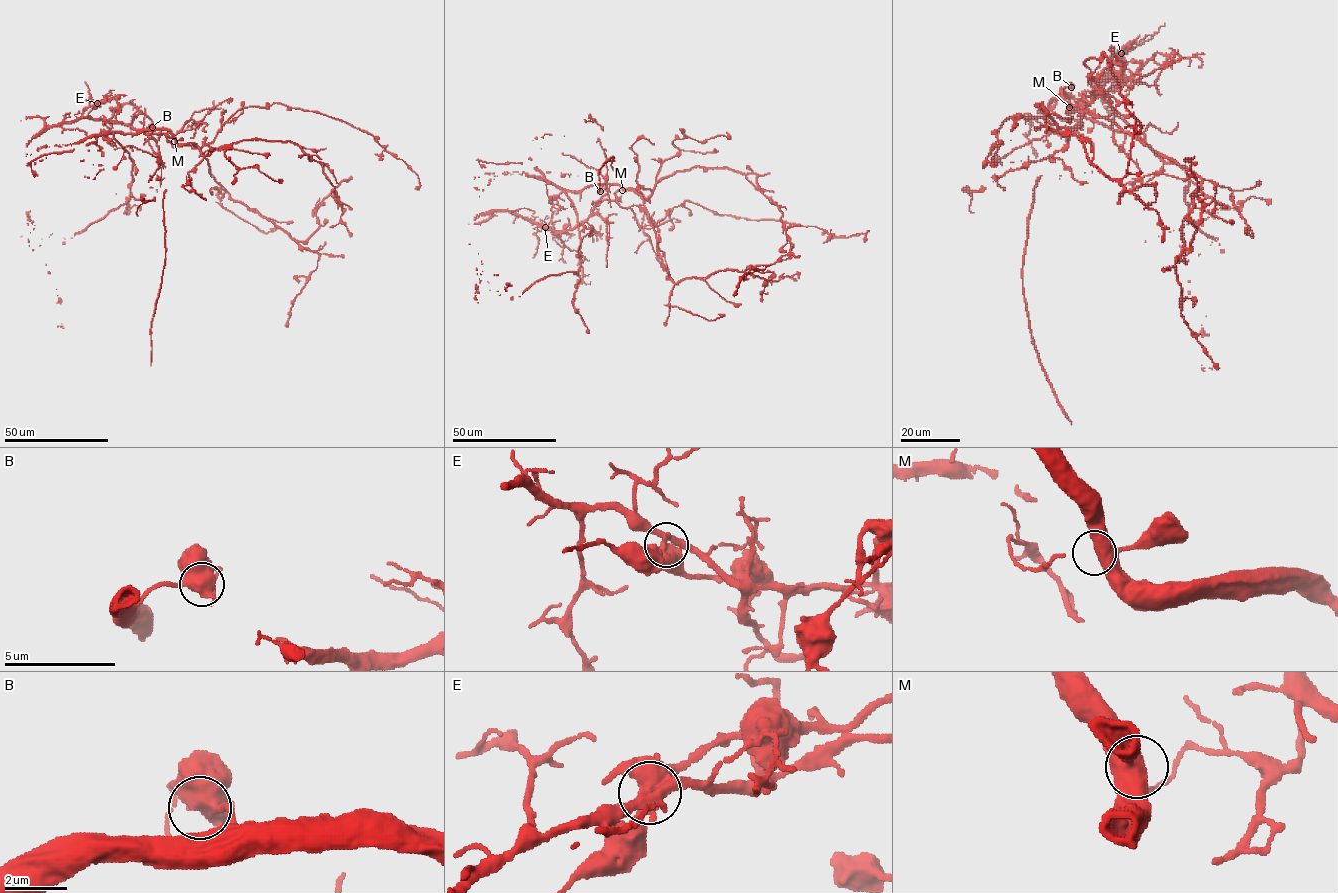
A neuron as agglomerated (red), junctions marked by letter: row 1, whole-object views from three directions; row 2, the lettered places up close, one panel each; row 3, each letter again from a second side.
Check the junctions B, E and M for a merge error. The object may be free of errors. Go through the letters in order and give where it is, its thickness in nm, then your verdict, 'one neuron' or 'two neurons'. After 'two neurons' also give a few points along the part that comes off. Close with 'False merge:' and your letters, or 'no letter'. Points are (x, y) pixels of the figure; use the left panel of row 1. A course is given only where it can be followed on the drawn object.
B: (152, 127) | 480 nm | one neuron
E: (97, 103) | 500 nm | two neurons | (97, 103), (116, 98), (118, 106), (109, 109)
M: (174, 141) | 440 nm | one neuron
False merge: E

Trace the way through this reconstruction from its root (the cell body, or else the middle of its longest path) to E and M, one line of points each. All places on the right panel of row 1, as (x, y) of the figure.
E: (1062, 90), (1071, 109), (1084, 106), (1083, 97), (1120, 85), (1126, 78), (1117, 63), (1126, 46), (1121, 54)
M: (1062, 90), (1061, 97), (1069, 107)

